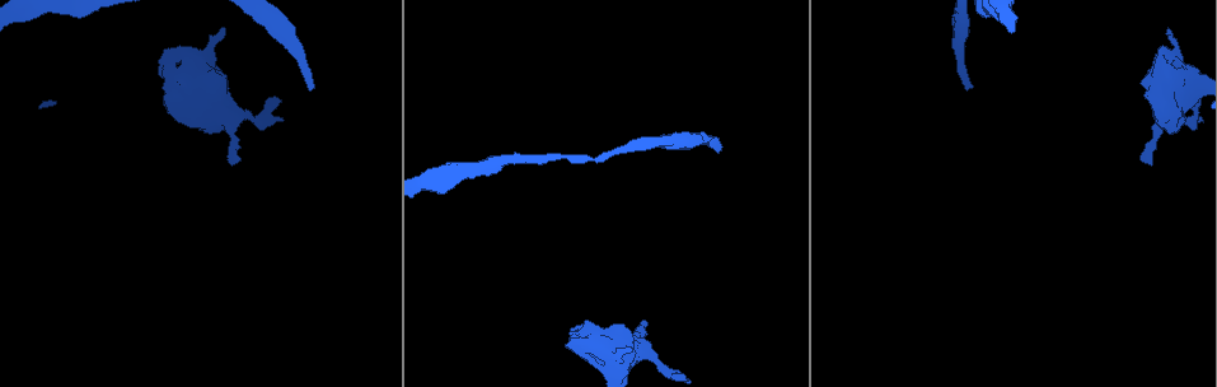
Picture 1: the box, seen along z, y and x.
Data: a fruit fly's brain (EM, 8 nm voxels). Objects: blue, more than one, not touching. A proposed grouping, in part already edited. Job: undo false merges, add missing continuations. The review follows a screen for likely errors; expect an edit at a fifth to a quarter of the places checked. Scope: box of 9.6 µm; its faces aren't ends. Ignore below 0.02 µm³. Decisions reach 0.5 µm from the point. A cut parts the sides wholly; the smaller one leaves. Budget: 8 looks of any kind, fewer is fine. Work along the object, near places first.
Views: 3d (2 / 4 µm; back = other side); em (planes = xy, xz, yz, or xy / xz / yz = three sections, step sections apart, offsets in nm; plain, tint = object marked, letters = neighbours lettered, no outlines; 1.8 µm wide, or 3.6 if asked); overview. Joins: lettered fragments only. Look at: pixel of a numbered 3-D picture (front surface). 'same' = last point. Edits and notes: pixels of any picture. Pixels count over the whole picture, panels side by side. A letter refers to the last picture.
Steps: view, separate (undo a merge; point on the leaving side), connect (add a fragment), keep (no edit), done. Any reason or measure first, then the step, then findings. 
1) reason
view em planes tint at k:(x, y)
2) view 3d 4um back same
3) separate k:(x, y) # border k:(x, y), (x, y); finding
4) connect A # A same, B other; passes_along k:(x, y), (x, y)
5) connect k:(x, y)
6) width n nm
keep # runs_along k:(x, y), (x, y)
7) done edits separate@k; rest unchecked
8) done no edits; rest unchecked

tapers out
view em planes letters at 1:(1171, 31)

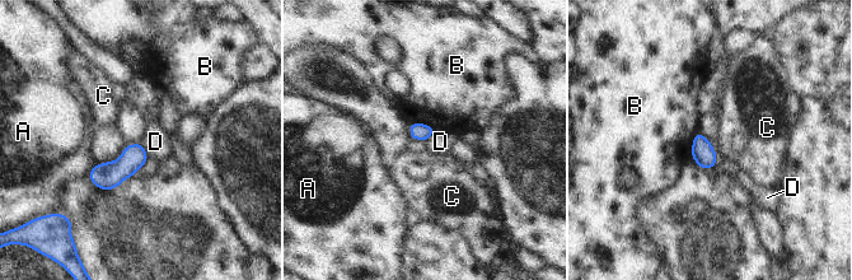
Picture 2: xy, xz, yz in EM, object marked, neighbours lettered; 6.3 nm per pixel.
keep # A other, B other, C other, D other; border 2:(711, 144), (716, 159), (712, 168); no lettered fragment goes on from it

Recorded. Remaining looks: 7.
free end
view 3d 2um at 1:(237, 157)

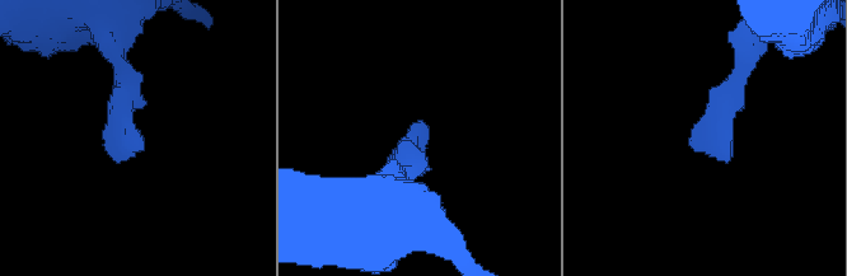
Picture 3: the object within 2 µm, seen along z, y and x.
now the EM
view em 3.6um planes letters at 3:(691, 143)

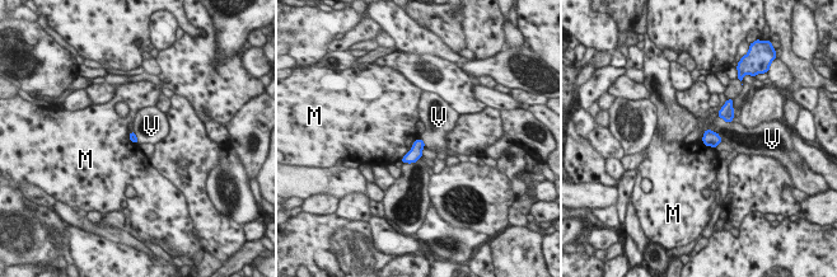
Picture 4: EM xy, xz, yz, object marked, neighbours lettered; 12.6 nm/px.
longest_contact M 400 nm
keep # M other, V other; no lettered fragment goes on from it

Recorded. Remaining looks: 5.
long arm stops here
view em yz step 8 tint at 1:(311, 88)

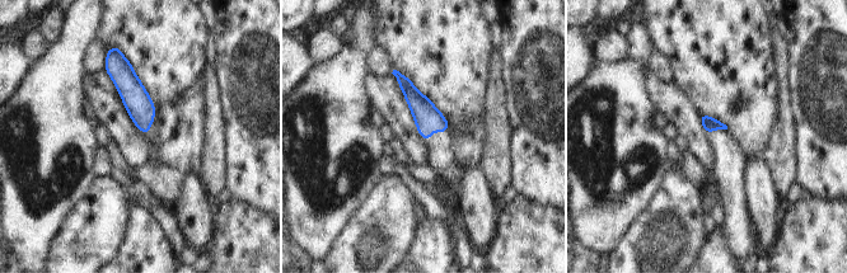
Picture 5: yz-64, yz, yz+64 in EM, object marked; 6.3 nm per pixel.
see the neighbours
view em yz step 8 letters same

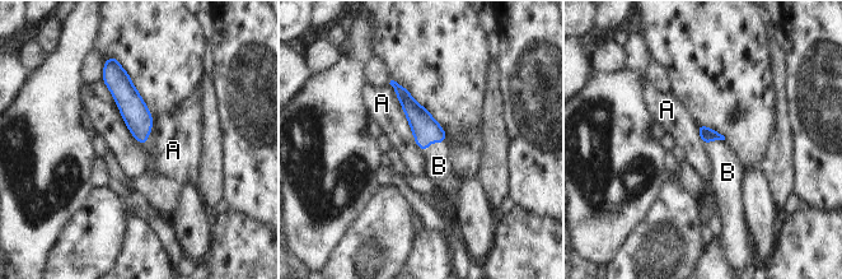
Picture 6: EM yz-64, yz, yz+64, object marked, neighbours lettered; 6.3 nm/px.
width 100 nm
connect B # A other, B same; passes_along 6:(425, 129), (433, 142), (439, 166); it goes on there

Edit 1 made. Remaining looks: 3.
done edits connect@6; rest unchecked

